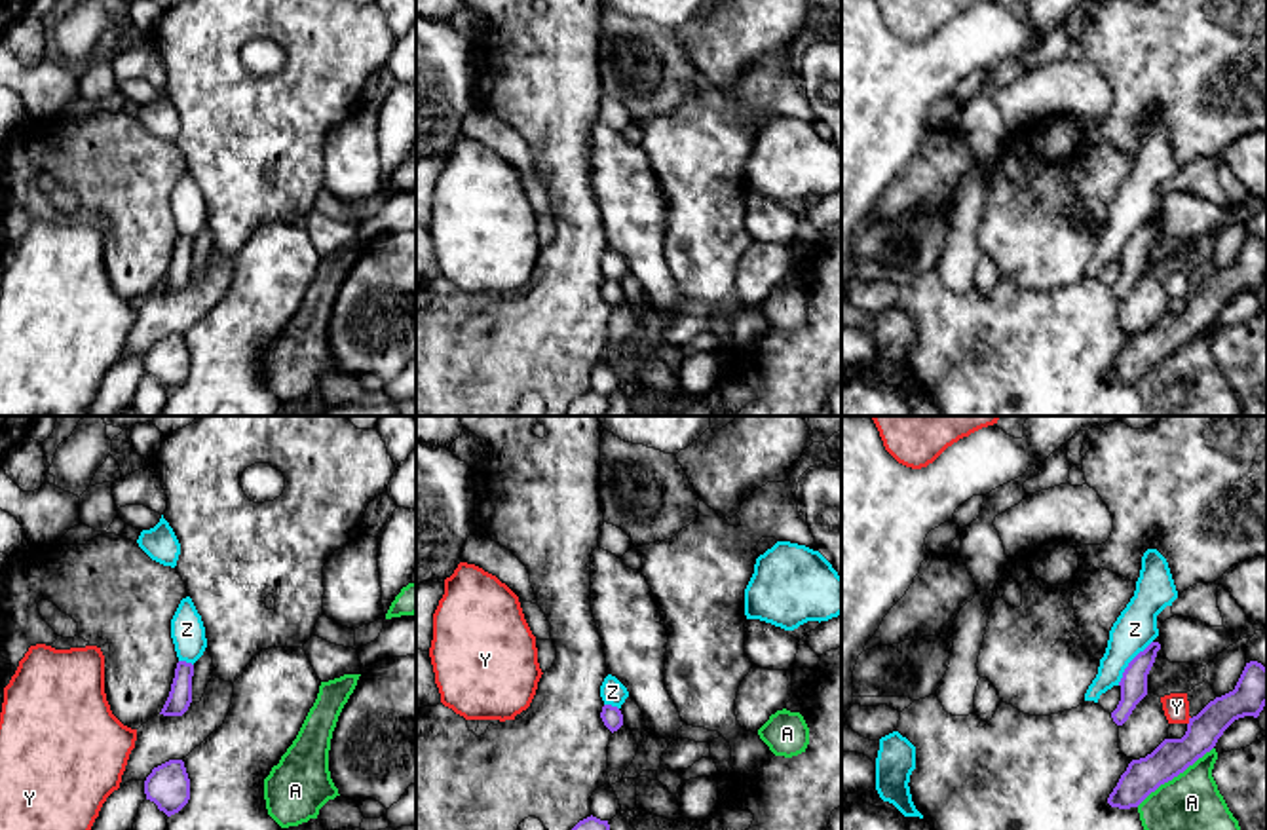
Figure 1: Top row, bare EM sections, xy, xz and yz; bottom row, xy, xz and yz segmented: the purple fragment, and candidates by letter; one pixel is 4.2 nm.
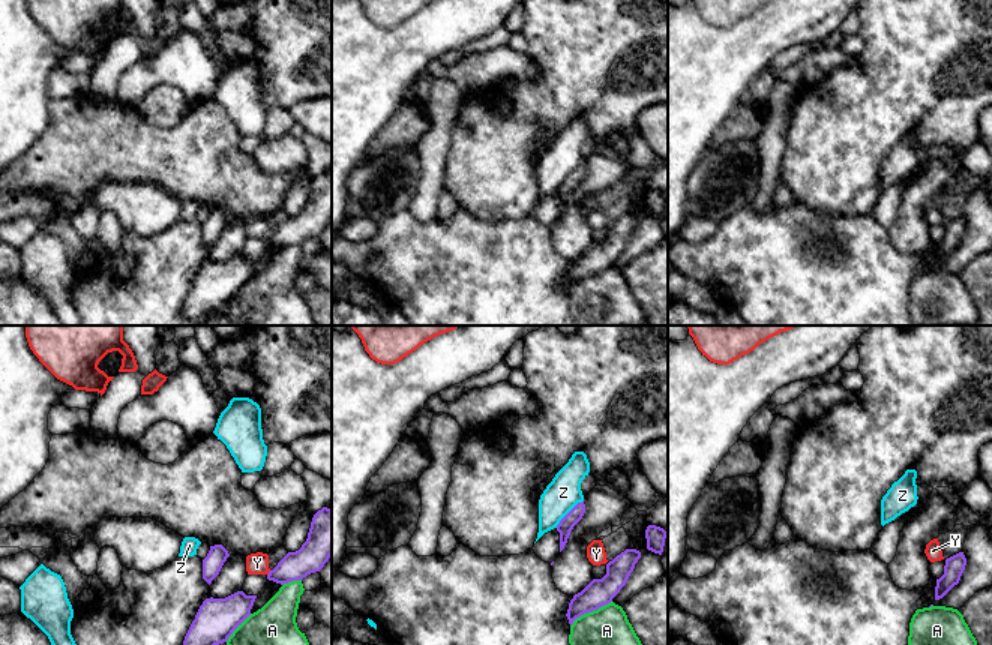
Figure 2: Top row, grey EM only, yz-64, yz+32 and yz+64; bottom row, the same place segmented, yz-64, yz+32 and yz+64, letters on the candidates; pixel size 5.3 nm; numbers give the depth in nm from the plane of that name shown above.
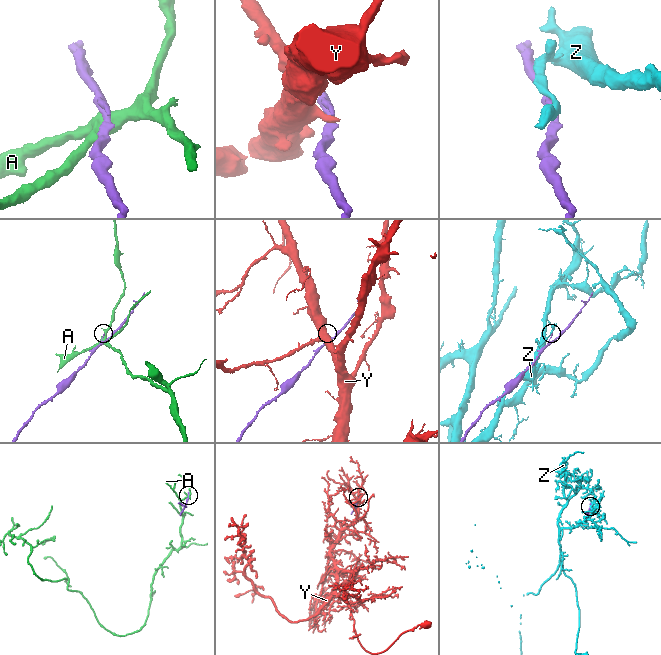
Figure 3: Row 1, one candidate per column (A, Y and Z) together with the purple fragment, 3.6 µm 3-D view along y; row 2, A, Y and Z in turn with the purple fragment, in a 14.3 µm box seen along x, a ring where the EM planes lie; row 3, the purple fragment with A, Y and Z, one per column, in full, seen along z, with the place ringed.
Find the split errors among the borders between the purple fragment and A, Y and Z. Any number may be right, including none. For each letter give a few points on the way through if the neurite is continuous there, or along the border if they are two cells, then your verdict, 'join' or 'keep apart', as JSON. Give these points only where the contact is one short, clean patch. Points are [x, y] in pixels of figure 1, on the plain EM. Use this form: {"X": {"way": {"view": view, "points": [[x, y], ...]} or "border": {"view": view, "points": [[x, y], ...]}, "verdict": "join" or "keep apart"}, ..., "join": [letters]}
{"A": {"verdict": "keep apart"}, "Y": {"border": {"view": "yz", "points": [[1190, 291], [1188, 299]]}, "verdict": "keep apart"}, "Z": {"border": {"view": "yz", "points": [[1152, 215], [1129, 238], [1117, 259]]}, "verdict": "keep apart"}, "join": []}

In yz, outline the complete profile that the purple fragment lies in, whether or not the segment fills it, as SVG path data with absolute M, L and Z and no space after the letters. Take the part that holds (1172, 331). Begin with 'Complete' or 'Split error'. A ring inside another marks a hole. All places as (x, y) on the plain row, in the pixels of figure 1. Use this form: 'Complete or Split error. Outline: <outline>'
Complete. Outline: M1246 237L1233 266L1210 275L1189 292L1182 313L1164 313L1151 329L1132 334L1107 372L1111 382L1138 382L1161 359L1172 355L1210 327L1223 306L1239 292L1258 292L1267 279L1267 243Z

